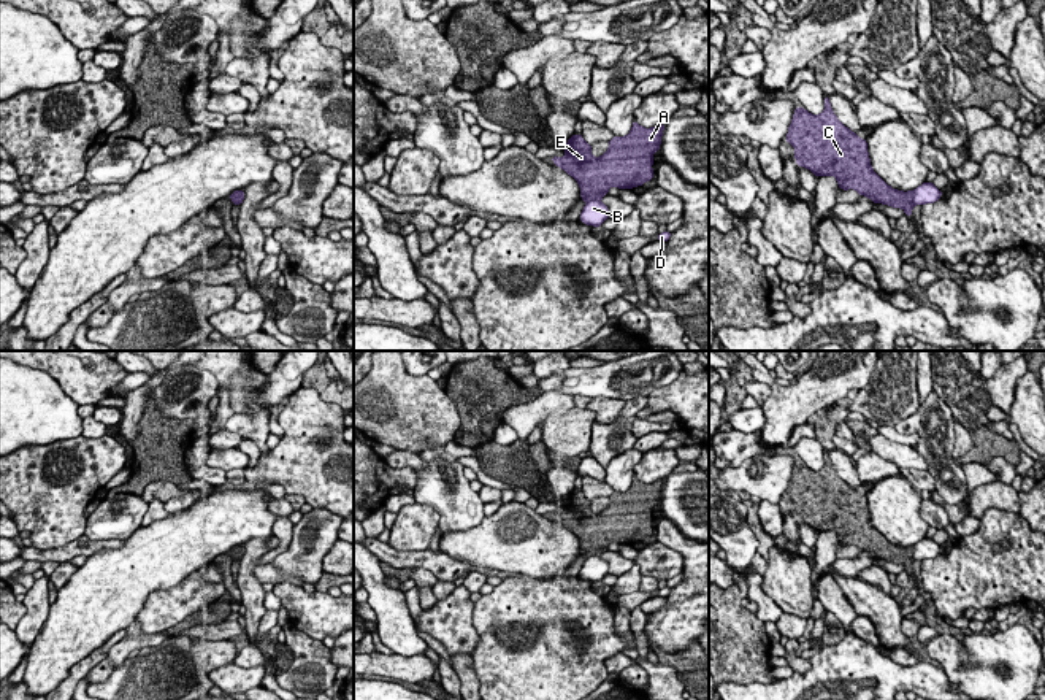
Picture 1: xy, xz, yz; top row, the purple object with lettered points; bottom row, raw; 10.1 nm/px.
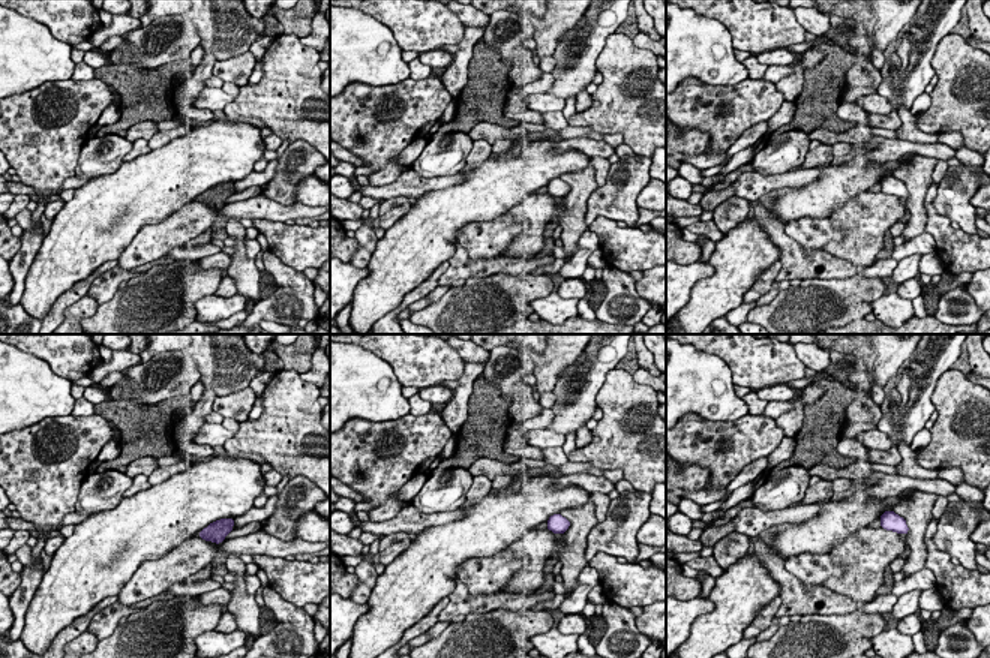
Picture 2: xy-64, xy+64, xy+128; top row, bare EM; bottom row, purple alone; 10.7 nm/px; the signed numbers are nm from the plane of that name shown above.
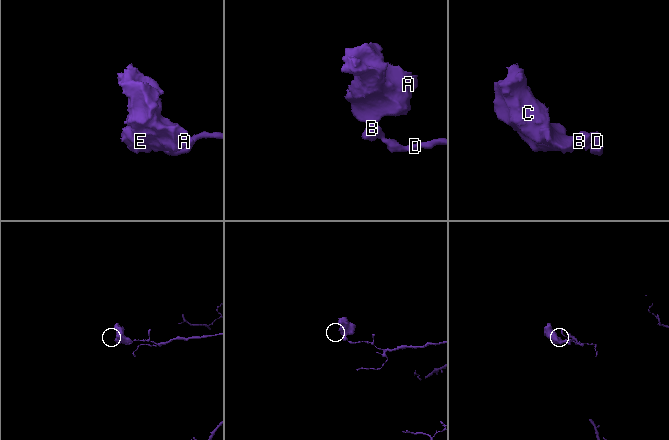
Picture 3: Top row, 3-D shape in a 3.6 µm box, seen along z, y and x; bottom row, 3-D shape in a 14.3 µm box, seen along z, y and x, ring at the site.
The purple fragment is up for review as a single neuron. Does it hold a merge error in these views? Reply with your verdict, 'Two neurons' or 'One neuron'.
Two neurons

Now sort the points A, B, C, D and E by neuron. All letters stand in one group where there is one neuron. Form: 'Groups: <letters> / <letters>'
Groups: A C E / B D

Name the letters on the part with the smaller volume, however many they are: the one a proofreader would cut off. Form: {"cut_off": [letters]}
{"cut_off": ["A", "C", "E"]}

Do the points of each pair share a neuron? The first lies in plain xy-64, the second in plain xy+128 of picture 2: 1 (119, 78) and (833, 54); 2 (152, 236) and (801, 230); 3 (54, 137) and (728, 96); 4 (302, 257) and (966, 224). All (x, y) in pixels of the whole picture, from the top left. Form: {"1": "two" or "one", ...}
{"1": "one", "2": "one", "3": "one", "4": "two"}

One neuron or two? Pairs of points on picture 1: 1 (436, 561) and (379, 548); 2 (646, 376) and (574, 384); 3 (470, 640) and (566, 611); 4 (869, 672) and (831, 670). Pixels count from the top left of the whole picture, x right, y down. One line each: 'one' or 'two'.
1: one
2: one
3: two
4: one

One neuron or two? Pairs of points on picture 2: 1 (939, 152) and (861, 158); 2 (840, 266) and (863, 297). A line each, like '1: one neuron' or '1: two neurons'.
1: one neuron
2: two neurons

